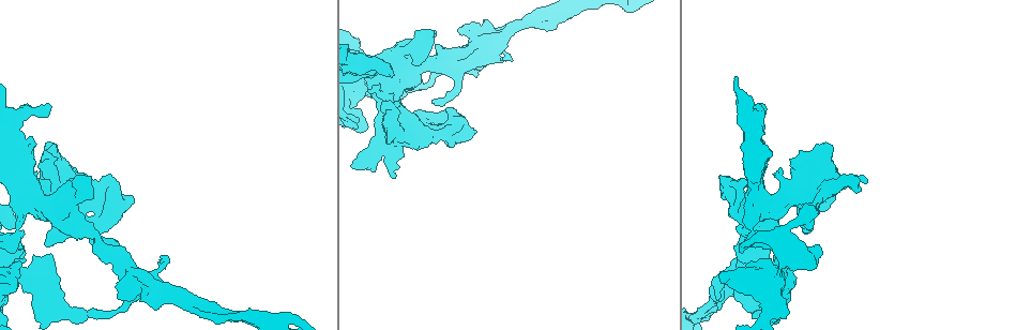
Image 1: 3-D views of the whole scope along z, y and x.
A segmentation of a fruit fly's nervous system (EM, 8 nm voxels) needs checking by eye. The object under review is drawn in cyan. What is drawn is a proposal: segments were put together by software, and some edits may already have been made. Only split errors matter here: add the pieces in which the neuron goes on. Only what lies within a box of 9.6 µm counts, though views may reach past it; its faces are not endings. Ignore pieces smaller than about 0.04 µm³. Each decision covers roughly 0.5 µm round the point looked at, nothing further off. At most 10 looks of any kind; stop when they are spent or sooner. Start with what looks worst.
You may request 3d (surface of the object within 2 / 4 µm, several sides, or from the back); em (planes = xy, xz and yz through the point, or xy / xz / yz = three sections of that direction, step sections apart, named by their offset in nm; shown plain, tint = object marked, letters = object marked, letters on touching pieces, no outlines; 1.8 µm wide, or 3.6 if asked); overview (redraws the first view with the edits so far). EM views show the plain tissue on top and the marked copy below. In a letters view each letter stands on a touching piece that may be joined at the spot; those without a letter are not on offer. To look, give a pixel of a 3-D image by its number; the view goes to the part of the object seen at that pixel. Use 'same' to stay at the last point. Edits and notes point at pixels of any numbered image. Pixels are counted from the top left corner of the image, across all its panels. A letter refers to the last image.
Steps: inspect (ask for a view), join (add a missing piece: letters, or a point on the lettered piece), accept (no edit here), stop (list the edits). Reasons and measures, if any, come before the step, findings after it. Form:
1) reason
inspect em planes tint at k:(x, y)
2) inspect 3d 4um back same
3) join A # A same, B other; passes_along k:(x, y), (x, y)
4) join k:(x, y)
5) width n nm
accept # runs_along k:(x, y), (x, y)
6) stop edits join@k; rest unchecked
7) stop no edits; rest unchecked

sudden change in width
inspect em planes letters at 1:(14, 239)

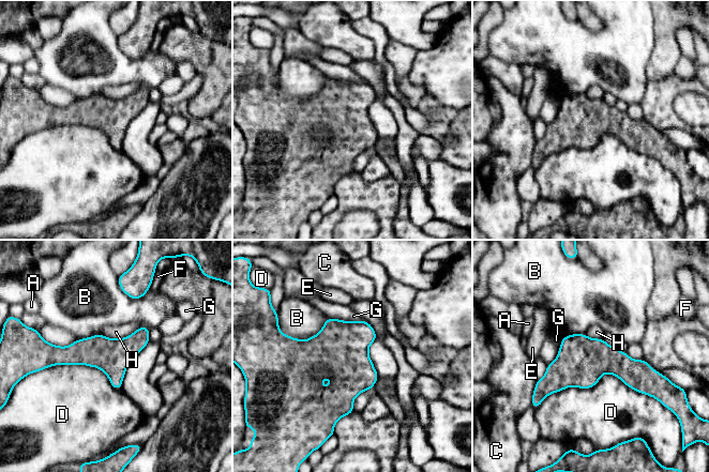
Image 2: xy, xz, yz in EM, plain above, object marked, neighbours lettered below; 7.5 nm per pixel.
accept # A other, B other, C other, D other, E other, F other, G other, H other; runs_along 2:(147, 331), (120, 352), (48, 354); none of them fits

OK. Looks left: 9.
thin arm on a thick one
inspect em 3.6um xz step 4 letters at 1:(442, 134)

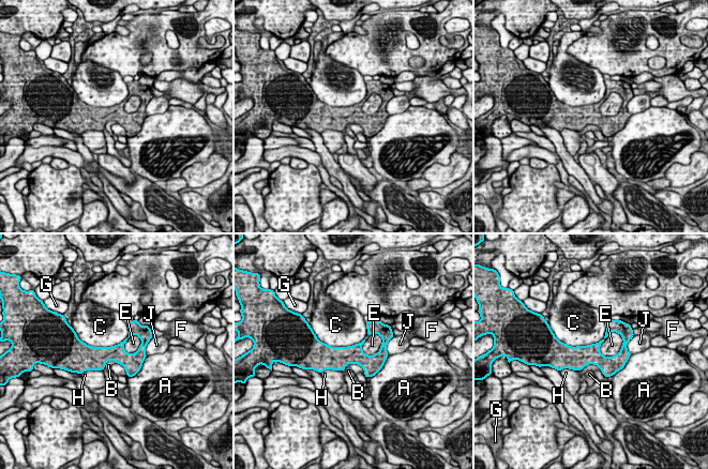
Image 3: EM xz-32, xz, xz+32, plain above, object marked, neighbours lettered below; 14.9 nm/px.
accept # A other, B other, C other, E other, F other, G other, H other, J other; border 3:(621, 335), (612, 332), (599, 351); no lettered piece goes on from it

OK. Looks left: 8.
an open end
inspect em xz step 16 tint at 1:(375, 124)

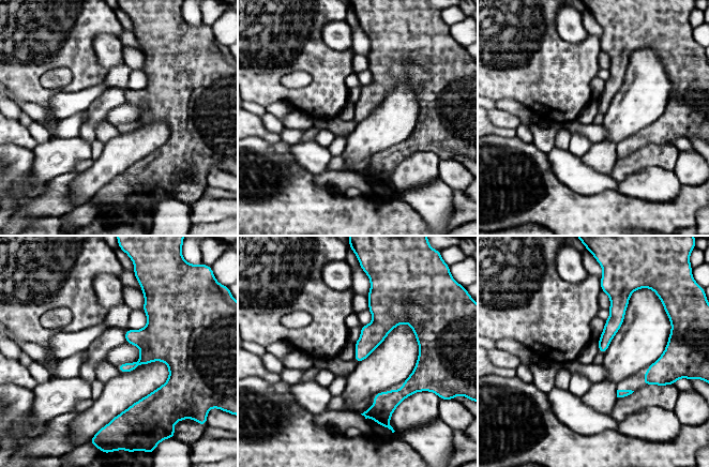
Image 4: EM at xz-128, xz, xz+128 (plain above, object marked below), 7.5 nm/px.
cut it another way
inspect em planes letters same

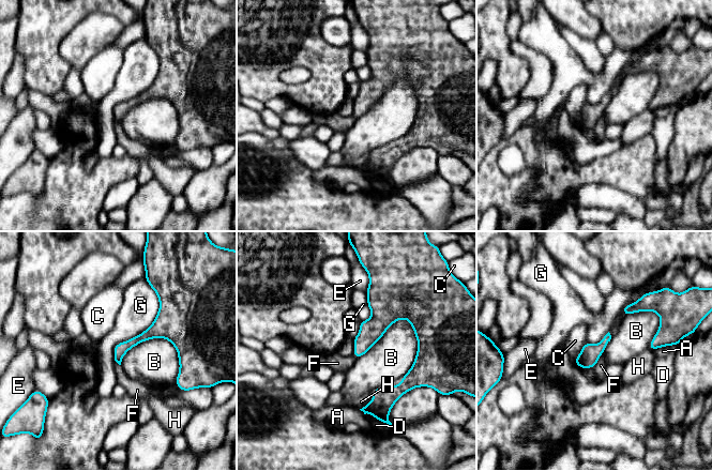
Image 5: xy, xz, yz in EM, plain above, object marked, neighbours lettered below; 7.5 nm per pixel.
accept # A other, B other, C other, D other, E other, F other, G other, H other; no lettered piece goes on from it

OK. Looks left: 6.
branch stops here
inspect em xz step 4 letters at 1:(167, 256)

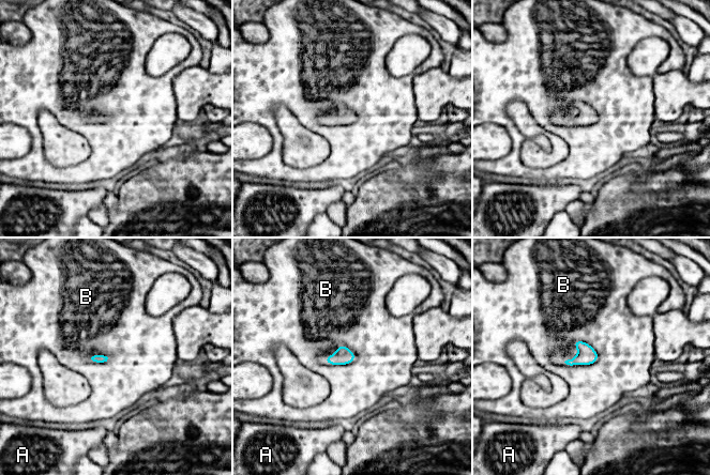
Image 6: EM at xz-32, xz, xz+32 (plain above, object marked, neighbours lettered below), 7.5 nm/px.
accept # A other, B other; border 6:(599, 355), (587, 365), (563, 362); none of them fits

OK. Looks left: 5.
stop no edits; rest unchecked

